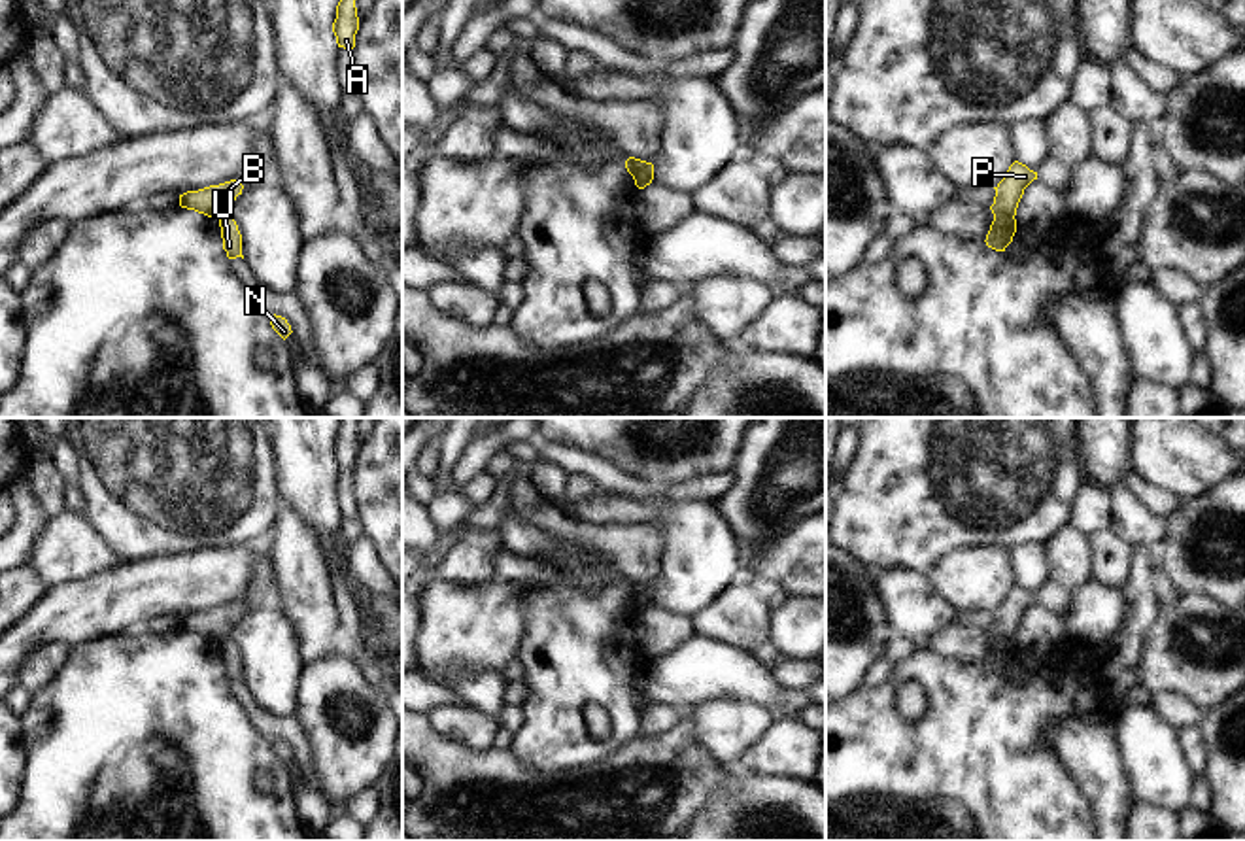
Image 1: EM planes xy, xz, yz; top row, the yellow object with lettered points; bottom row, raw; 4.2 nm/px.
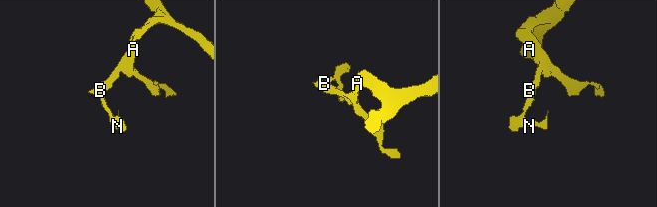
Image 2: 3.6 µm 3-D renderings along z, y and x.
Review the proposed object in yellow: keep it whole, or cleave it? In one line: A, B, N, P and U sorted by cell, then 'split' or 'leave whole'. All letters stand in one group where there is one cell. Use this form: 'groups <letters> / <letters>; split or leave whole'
groups A B P / N U; split

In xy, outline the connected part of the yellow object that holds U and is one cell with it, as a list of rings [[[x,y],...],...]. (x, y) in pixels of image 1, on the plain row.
[[[230,637],[219,641],[219,650],[221,650],[221,661],[223,661],[223,673],[227,675],[229,682],[242,680],[242,658],[238,654],[236,644],[232,643]]]

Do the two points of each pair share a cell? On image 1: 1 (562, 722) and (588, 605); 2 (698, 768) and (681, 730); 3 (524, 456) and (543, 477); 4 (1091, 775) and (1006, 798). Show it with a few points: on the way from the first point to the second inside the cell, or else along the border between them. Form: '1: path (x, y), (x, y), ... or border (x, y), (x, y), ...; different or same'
1: path (562, 694), (562, 675), (579, 649), (580, 634); same
2: path (688, 758), (681, 751), (681, 739); same
3: path (529, 462), (539, 471); same
4: border (1047, 743), (1089, 802), (1094, 819); different

